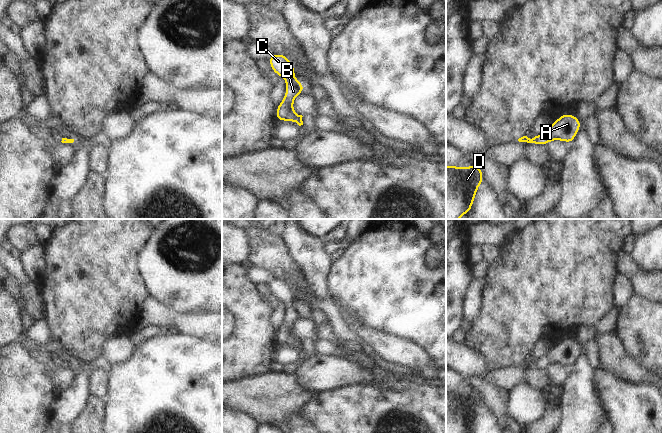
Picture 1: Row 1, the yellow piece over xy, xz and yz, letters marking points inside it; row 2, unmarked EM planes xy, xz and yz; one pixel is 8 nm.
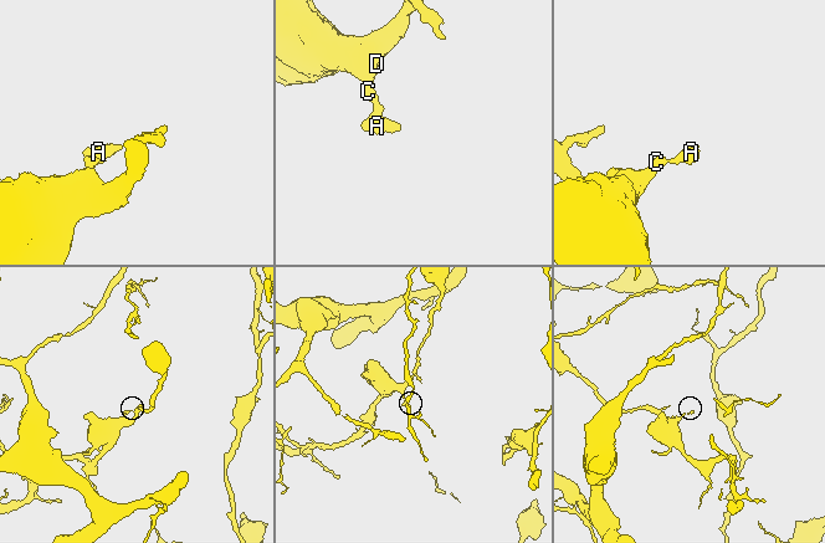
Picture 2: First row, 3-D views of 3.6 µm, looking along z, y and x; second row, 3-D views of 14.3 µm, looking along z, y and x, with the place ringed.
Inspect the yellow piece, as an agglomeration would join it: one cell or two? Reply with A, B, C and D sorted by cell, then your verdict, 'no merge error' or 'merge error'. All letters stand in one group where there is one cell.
A B C D; no merge error

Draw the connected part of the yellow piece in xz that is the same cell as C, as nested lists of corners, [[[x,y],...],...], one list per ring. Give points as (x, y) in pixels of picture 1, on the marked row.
[[[273,54],[268,60],[273,72],[286,80],[284,99],[276,109],[277,122],[283,120],[295,122],[299,126],[303,125],[303,116],[294,111],[293,103],[294,99],[305,90],[305,87],[296,79],[292,62],[283,54]]]

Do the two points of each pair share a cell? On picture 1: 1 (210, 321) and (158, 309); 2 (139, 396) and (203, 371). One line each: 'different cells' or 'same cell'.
1: same cell
2: same cell

